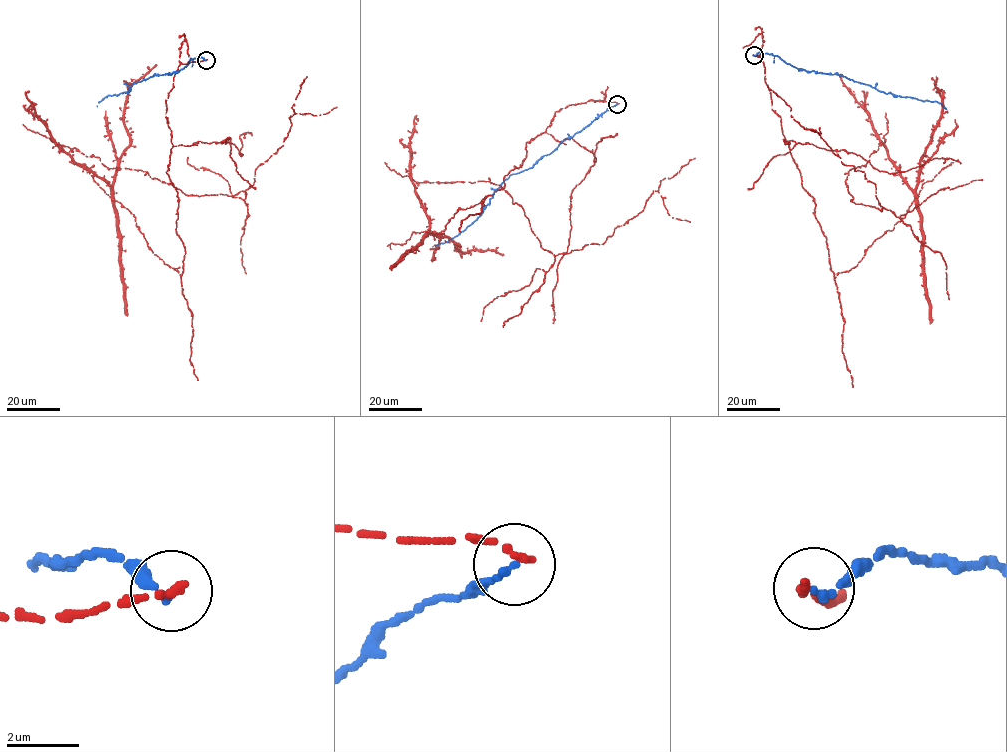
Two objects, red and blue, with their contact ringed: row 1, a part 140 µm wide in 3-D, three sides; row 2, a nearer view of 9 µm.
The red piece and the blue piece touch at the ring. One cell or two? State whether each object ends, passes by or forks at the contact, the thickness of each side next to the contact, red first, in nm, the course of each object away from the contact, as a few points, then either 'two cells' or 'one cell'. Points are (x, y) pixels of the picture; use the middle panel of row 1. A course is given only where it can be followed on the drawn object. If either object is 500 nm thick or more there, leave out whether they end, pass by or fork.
red ends there; blue ends there; 260 nm thick on the red side, 220 nm on the other; red runs (617, 103), (555, 111), (503, 189), (425, 233), (412, 179), (485, 181), (554, 255), (602, 244), (695, 158); blue runs (617, 103), (564, 140), (550, 154), (542, 156), (531, 167), (511, 175), (476, 219), (451, 239), (432, 247); two cells

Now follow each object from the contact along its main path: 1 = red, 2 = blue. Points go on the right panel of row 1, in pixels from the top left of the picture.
1: (753, 55), (834, 278), (914, 194), (884, 138), (848, 171), (851, 201), (884, 207), (767, 86)
2: (753, 55), (771, 54), (799, 69), (837, 73), (885, 93), (936, 101), (947, 113)

